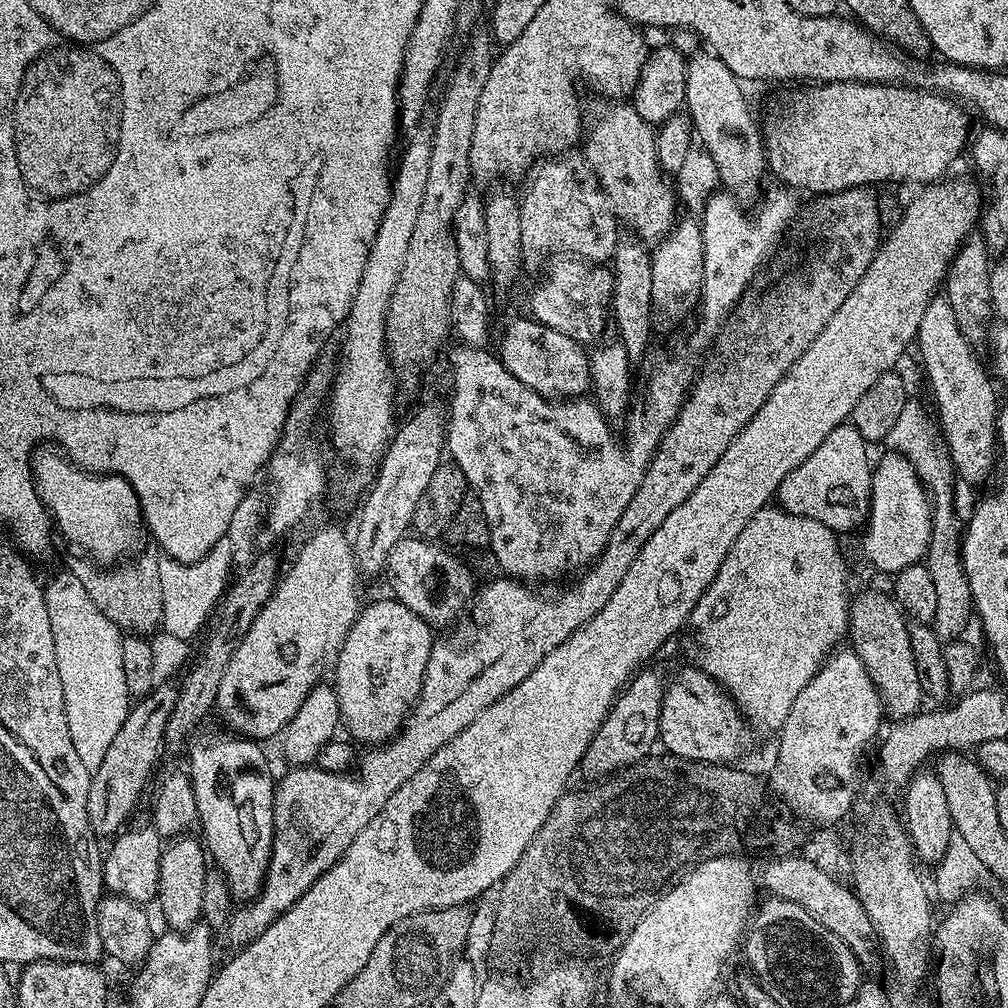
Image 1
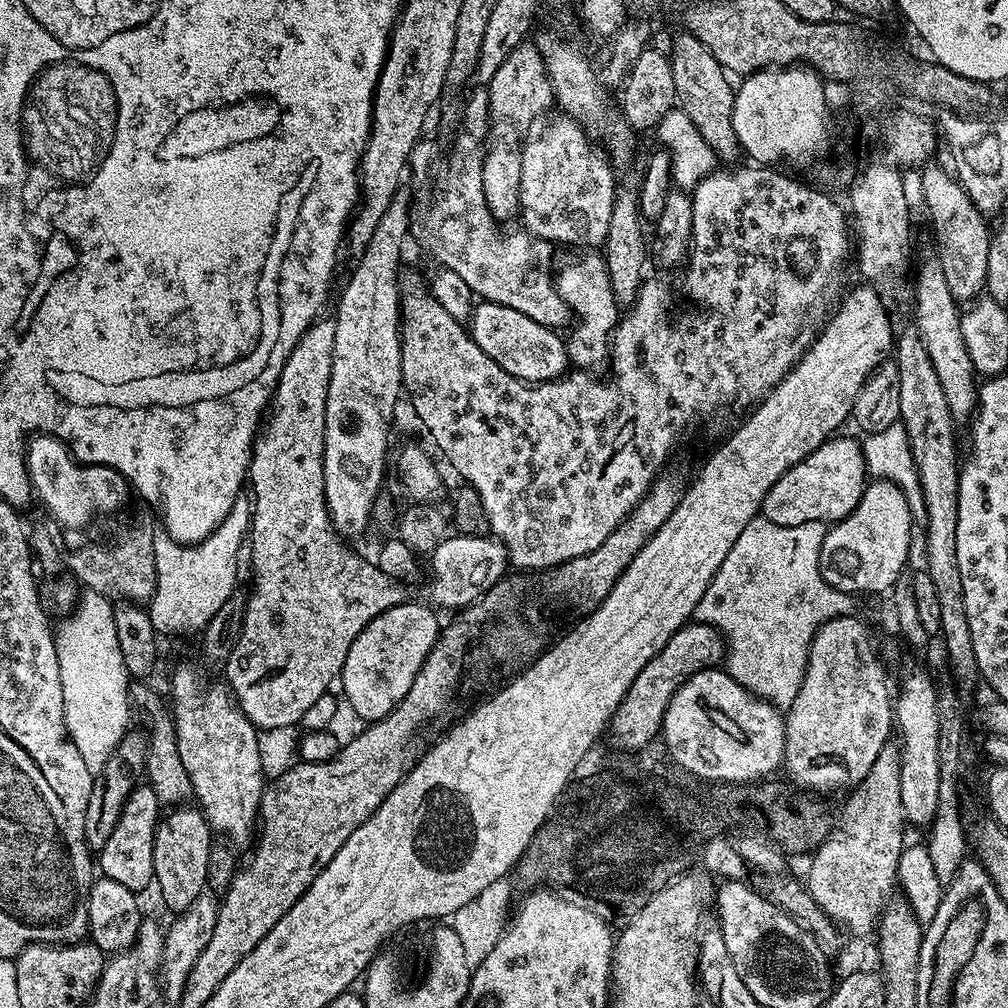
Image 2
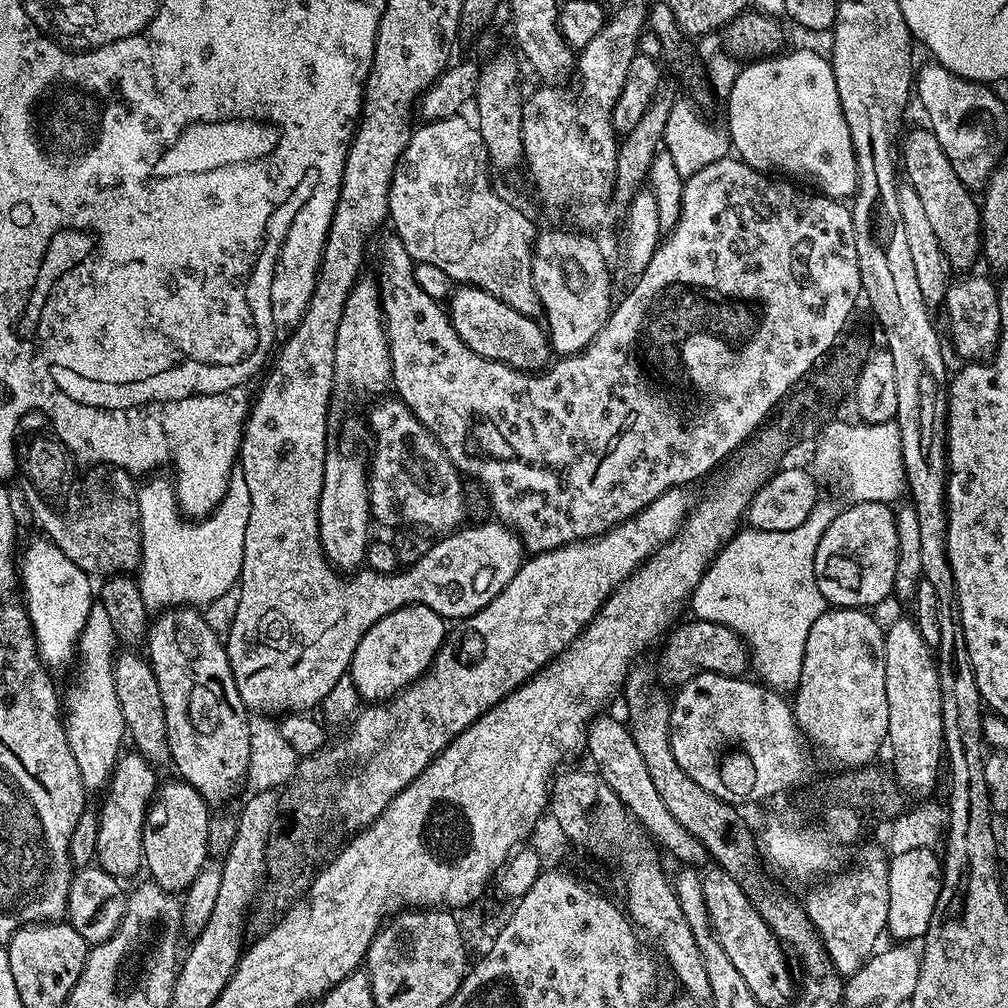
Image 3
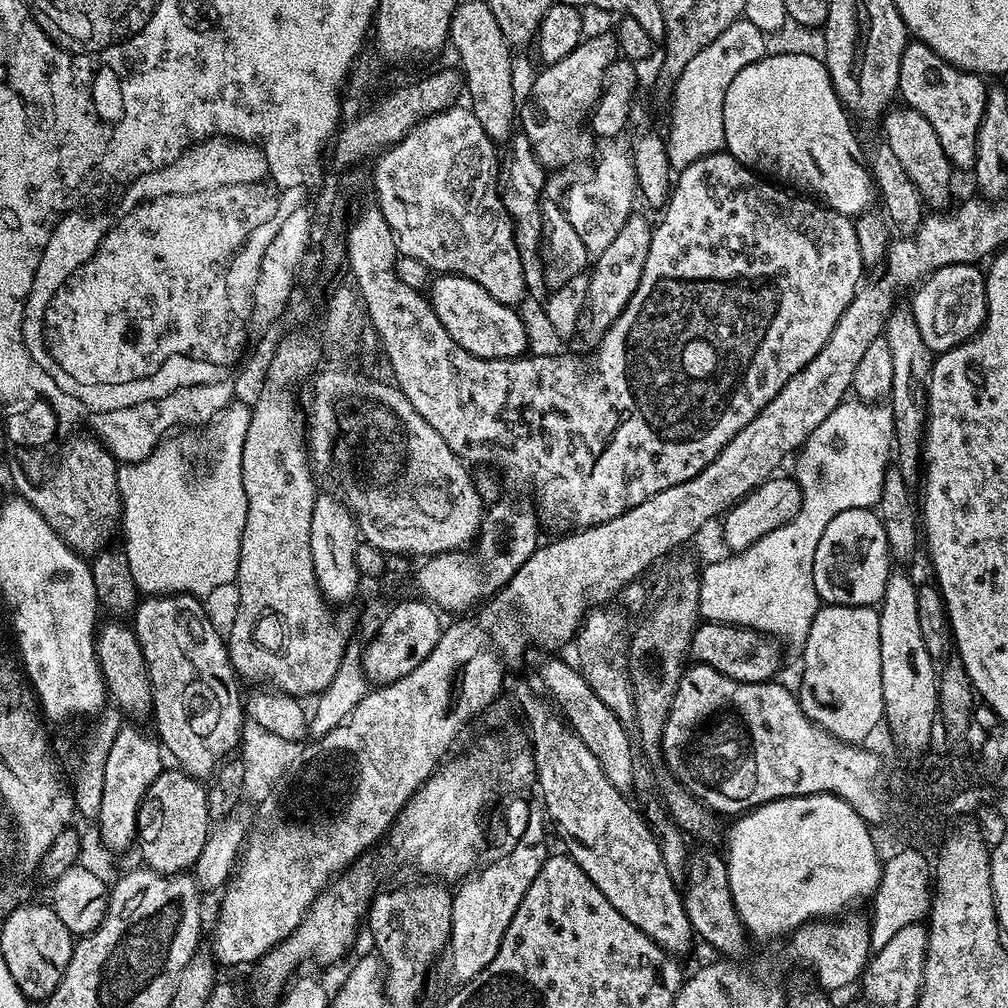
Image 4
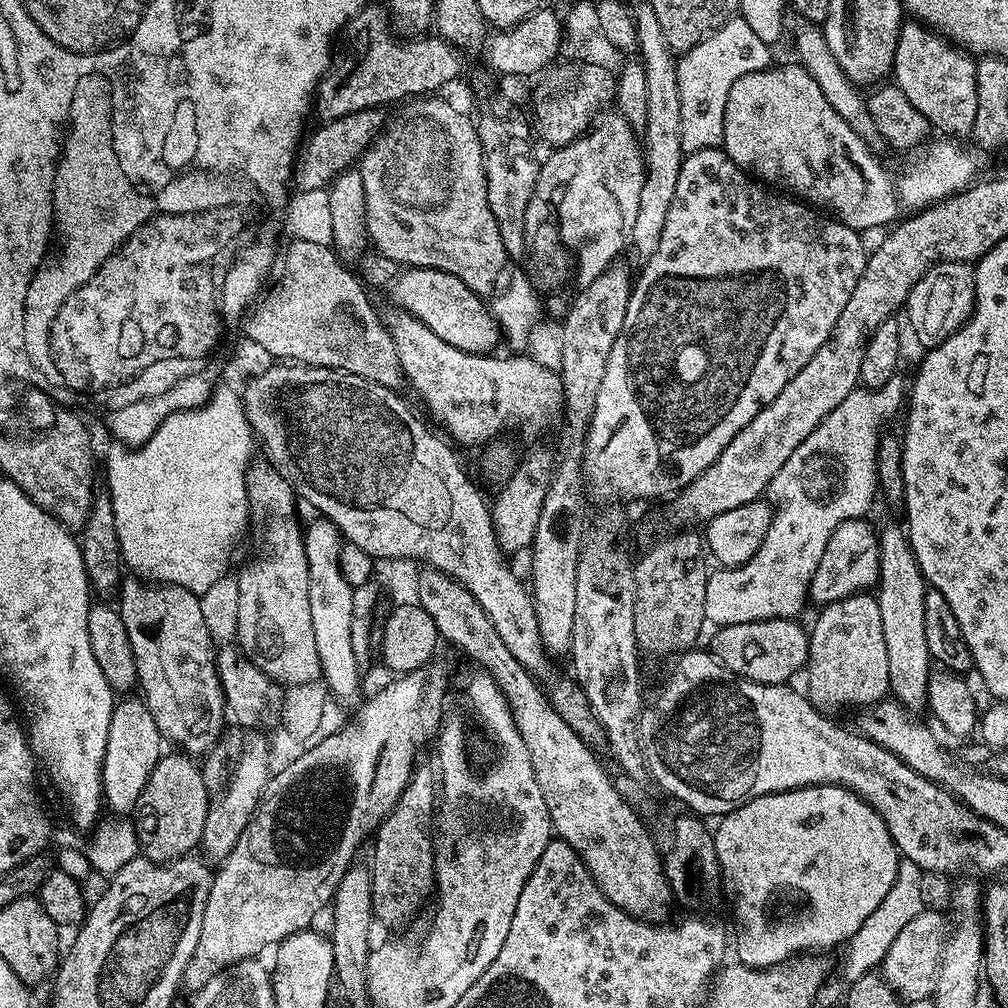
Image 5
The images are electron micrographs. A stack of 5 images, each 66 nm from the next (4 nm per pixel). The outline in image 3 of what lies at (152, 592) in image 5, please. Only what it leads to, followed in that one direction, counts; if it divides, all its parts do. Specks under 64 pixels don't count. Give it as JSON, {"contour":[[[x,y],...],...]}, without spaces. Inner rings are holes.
{"contour":[[[187,606],[182,608],[170,608],[159,613],[159,615],[149,623],[146,639],[146,649],[147,648],[146,659],[148,663],[152,665],[154,678],[158,678],[158,690],[162,694],[162,706],[164,707],[166,730],[168,731],[170,760],[173,765],[176,763],[176,768],[180,771],[180,774],[178,774],[179,779],[190,785],[190,787],[193,787],[209,806],[227,805],[229,803],[227,800],[230,799],[240,787],[245,787],[248,779],[248,767],[250,766],[250,726],[248,722],[250,713],[238,694],[238,686],[234,682],[234,674],[230,670],[228,650],[221,633],[215,632],[207,625],[207,622],[204,620],[203,611]]]}

